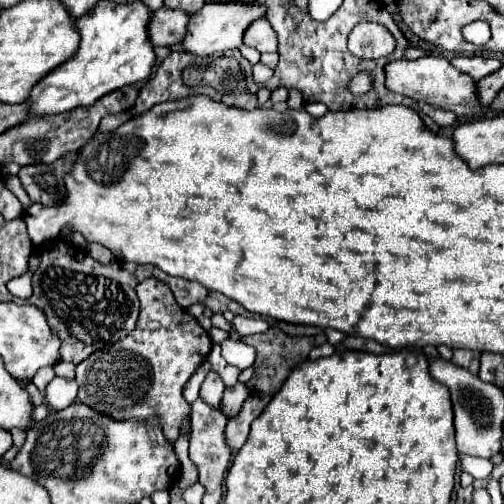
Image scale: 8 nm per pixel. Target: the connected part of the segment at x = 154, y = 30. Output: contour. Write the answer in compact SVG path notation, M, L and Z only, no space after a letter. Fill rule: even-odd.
M157 9L149 21L149 39L157 47L171 47L175 43L181 43L187 35L189 15L185 15L181 9Z

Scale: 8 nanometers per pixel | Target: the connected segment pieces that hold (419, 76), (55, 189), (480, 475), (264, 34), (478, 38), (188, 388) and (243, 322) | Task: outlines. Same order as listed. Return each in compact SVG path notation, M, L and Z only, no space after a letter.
M421 57L415 61L409 59L401 59L401 61L391 61L385 67L385 77L387 77L387 85L389 89L393 89L395 93L401 93L405 97L411 97L415 101L423 101L433 105L435 109L447 109L453 111L457 117L483 117L487 113L491 113L491 107L481 105L481 97L479 97L479 87L475 83L475 79L471 79L469 75L461 73L459 69L455 69L445 57Z
M69 153L51 165L39 163L39 165L21 167L19 179L33 203L41 203L41 205L59 203L59 199L65 195L63 175L71 169L73 159L75 153Z
M459 453L459 463L465 473L473 475L473 479L487 479L493 469L493 463L489 459L477 459L477 457L463 455L463 453Z
M255 21L247 31L245 31L245 45L255 47L259 53L265 51L277 51L277 33L273 31L273 27L269 25L269 21Z
M481 20L463 27L462 34L467 41L475 45L484 45L491 37L488 23Z
M205 361L205 365L201 365L201 369L197 369L197 373L193 373L193 377L187 381L187 385L185 385L185 399L187 399L189 403L193 403L193 401L199 397L201 383L203 383L203 379L205 379L205 375L207 375L209 369L211 369L211 367L209 367L209 363Z
M237 315L233 321L233 327L239 331L239 335L253 335L253 333L263 333L269 325L263 319L249 319Z

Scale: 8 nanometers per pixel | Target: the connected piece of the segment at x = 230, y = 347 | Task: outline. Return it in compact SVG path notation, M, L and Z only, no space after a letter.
M225 339L221 343L221 349L223 349L223 357L225 361L229 361L231 365L235 367L251 367L253 361L255 361L255 351L251 345L245 345L243 341L233 341L233 339Z

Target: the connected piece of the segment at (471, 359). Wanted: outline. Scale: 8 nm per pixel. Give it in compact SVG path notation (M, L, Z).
M453 349L453 359L455 365L465 367L469 371L473 371L477 375L479 371L479 353L477 351L469 351L469 349Z

